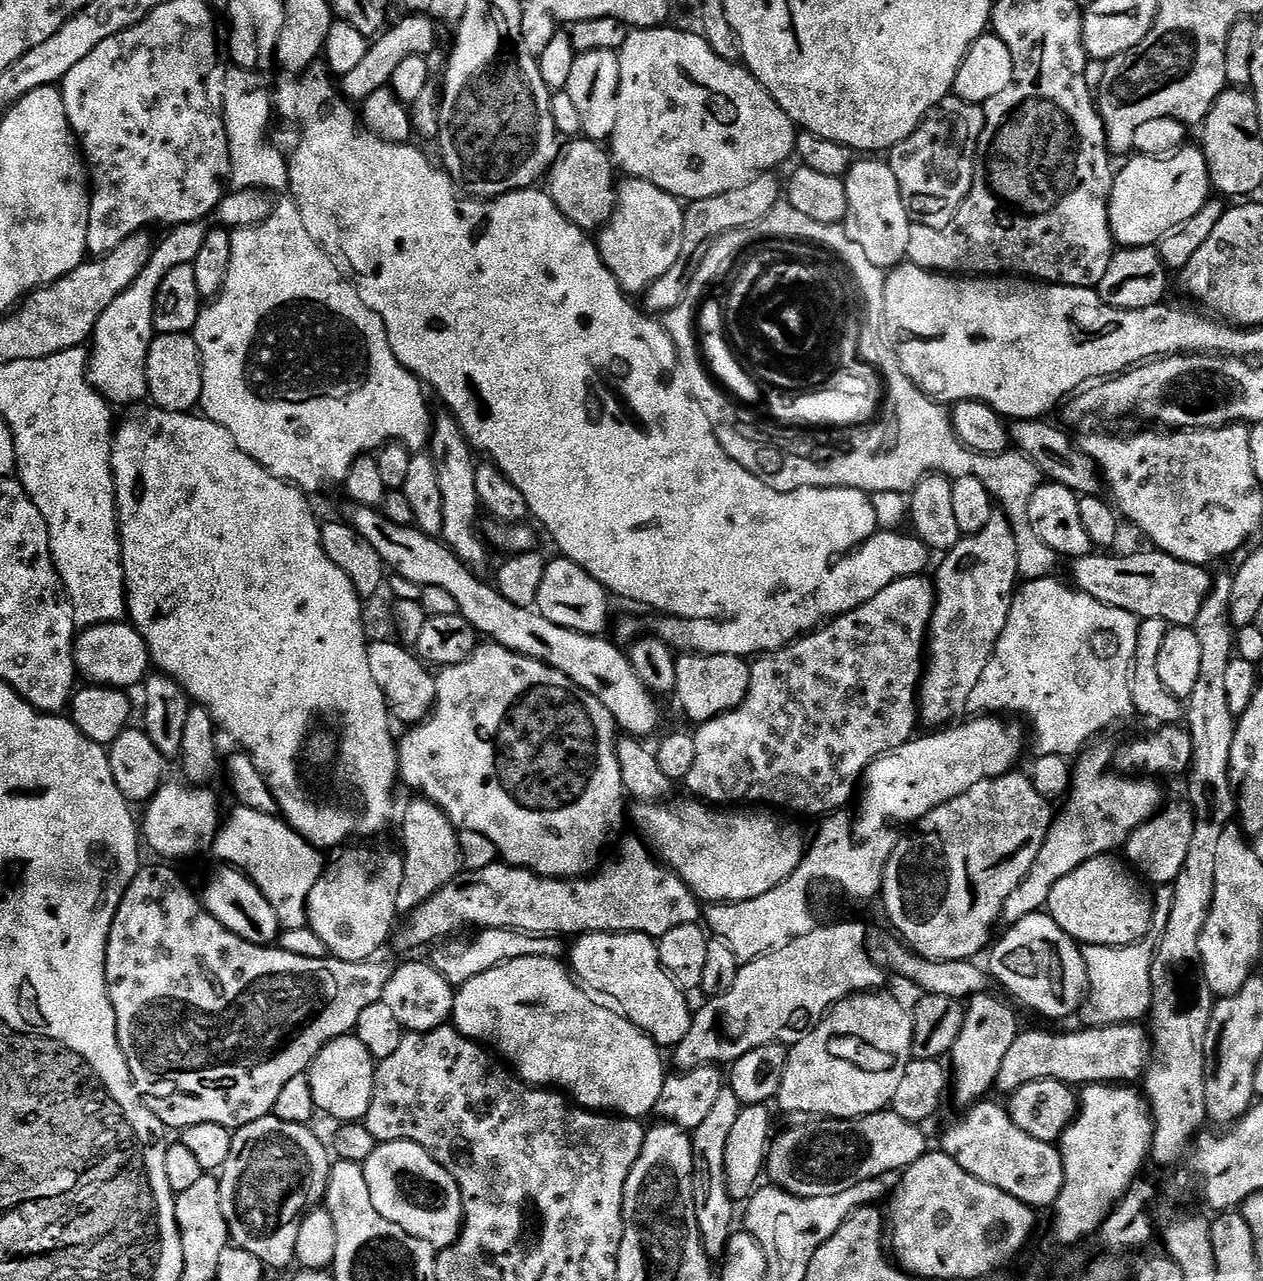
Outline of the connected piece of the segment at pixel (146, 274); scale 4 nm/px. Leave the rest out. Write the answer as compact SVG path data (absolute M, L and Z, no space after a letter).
M203 223L177 224L161 244L159 241L153 247L150 262L146 262L142 274L138 274L138 278L110 302L102 318L98 318L98 326L92 331L90 341L88 378L109 404L136 406L143 401L140 399L148 396L148 351L154 339L152 323L158 286L162 286L162 278L166 278L174 266L191 265L194 258L198 258L205 231Z

